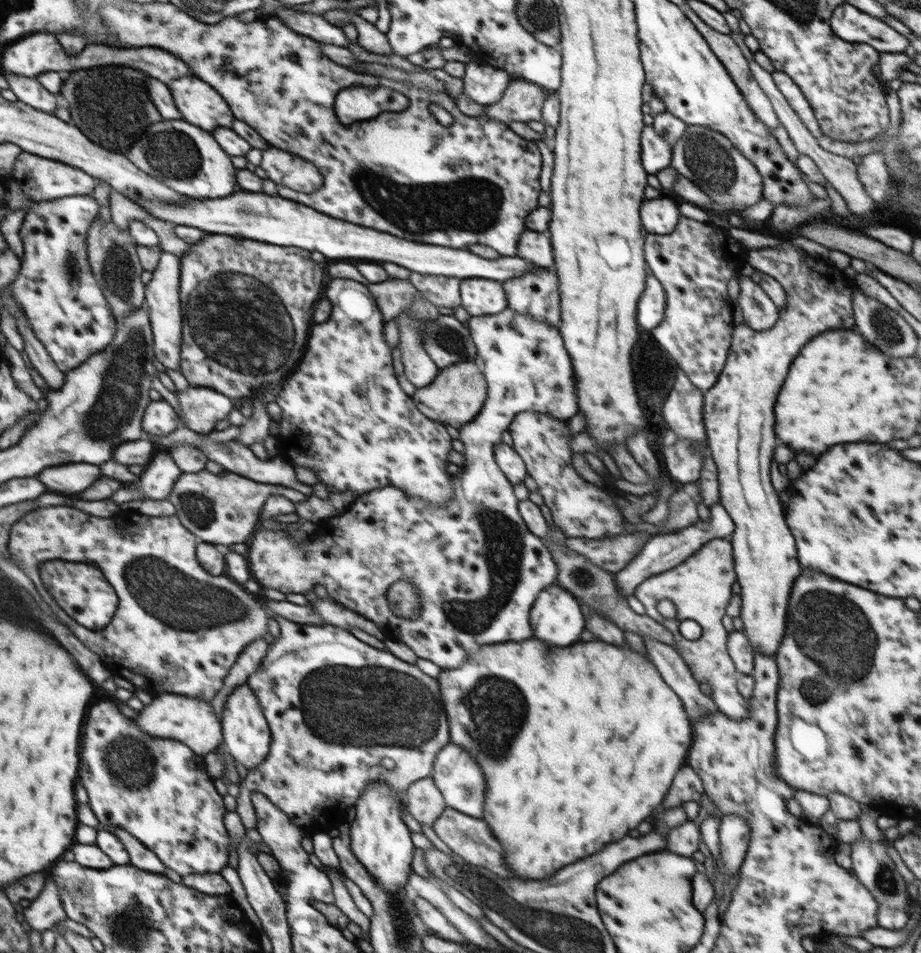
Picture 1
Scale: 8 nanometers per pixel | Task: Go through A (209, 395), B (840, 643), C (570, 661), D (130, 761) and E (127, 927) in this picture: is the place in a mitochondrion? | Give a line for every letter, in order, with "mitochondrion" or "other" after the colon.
A: other
B: mitochondrion
C: other
D: mitochondrion
E: mitochondrion

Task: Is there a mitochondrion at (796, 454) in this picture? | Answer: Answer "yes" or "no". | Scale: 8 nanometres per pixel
no

